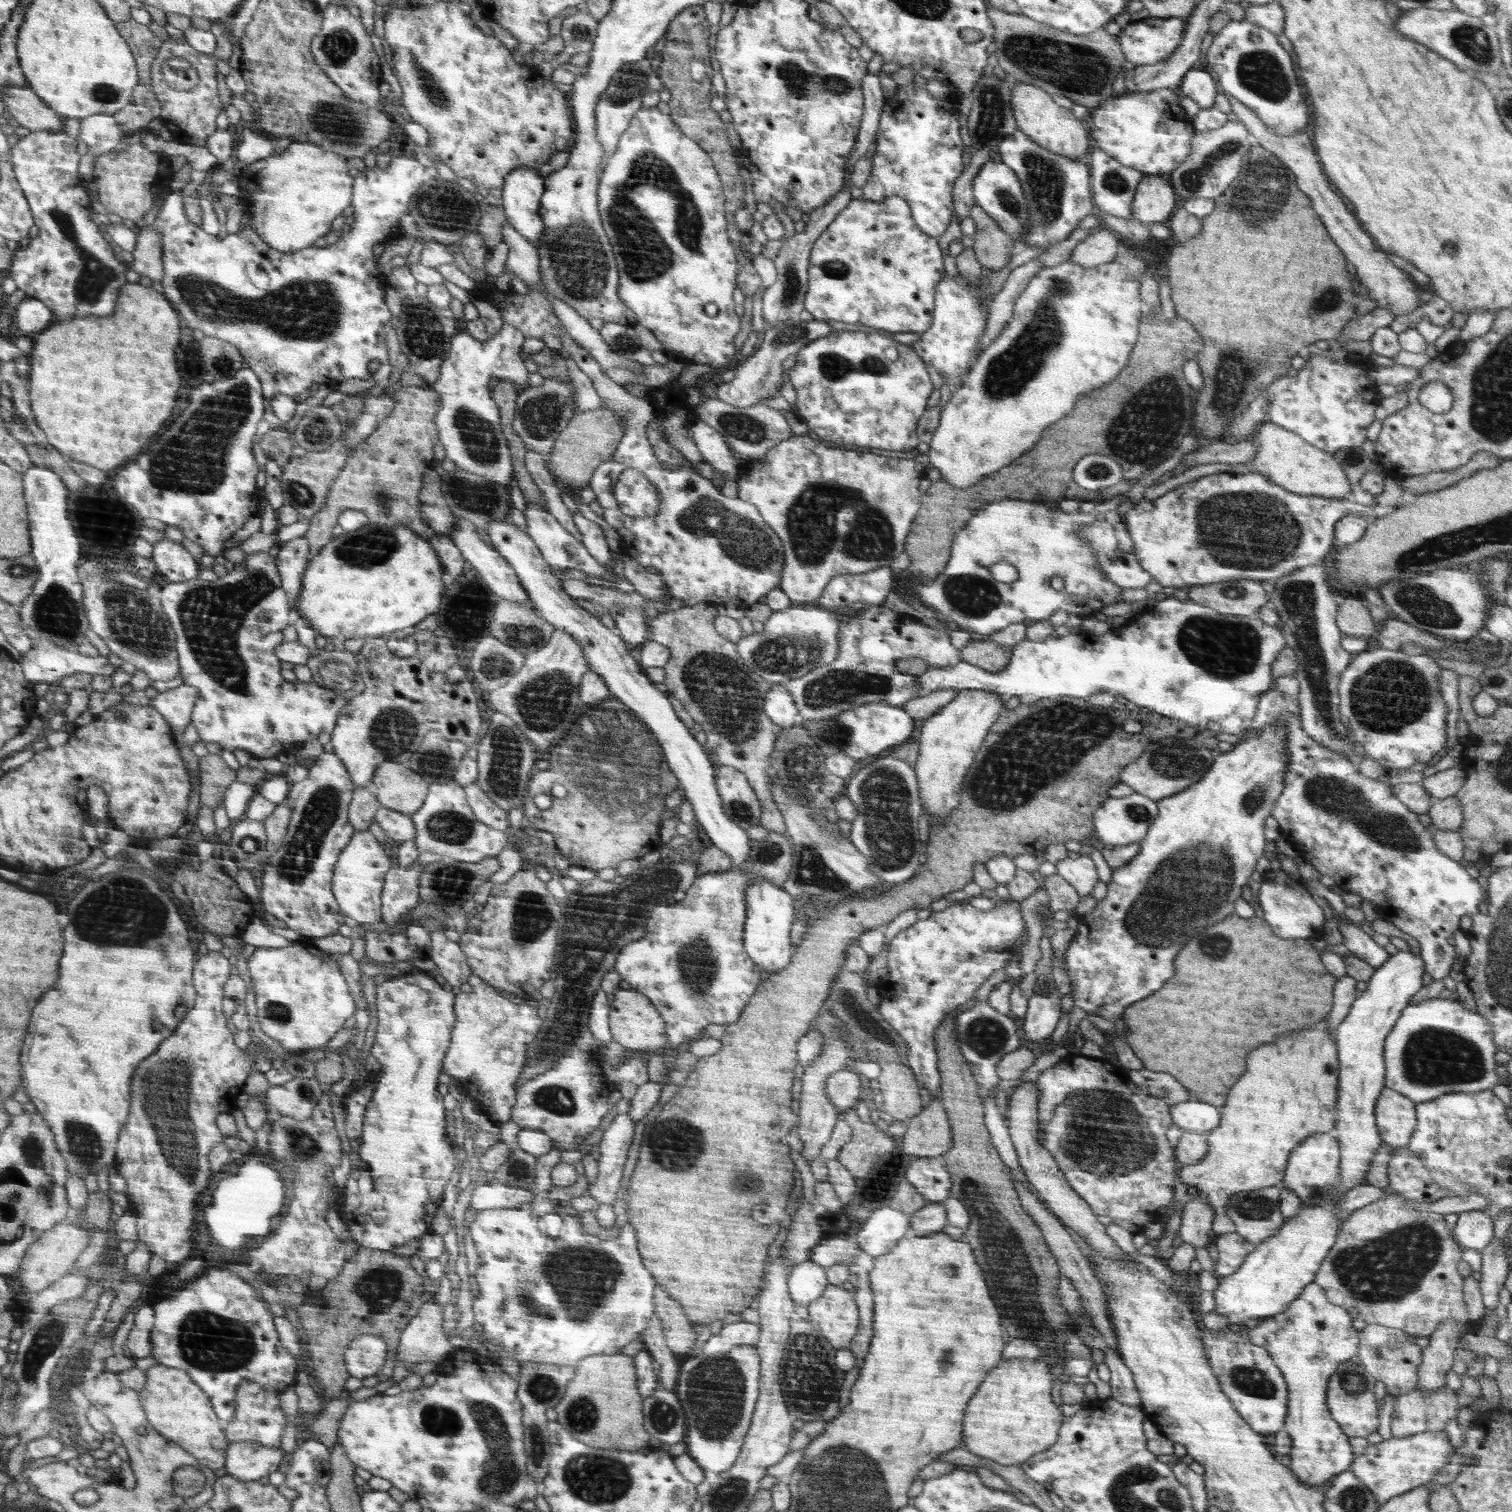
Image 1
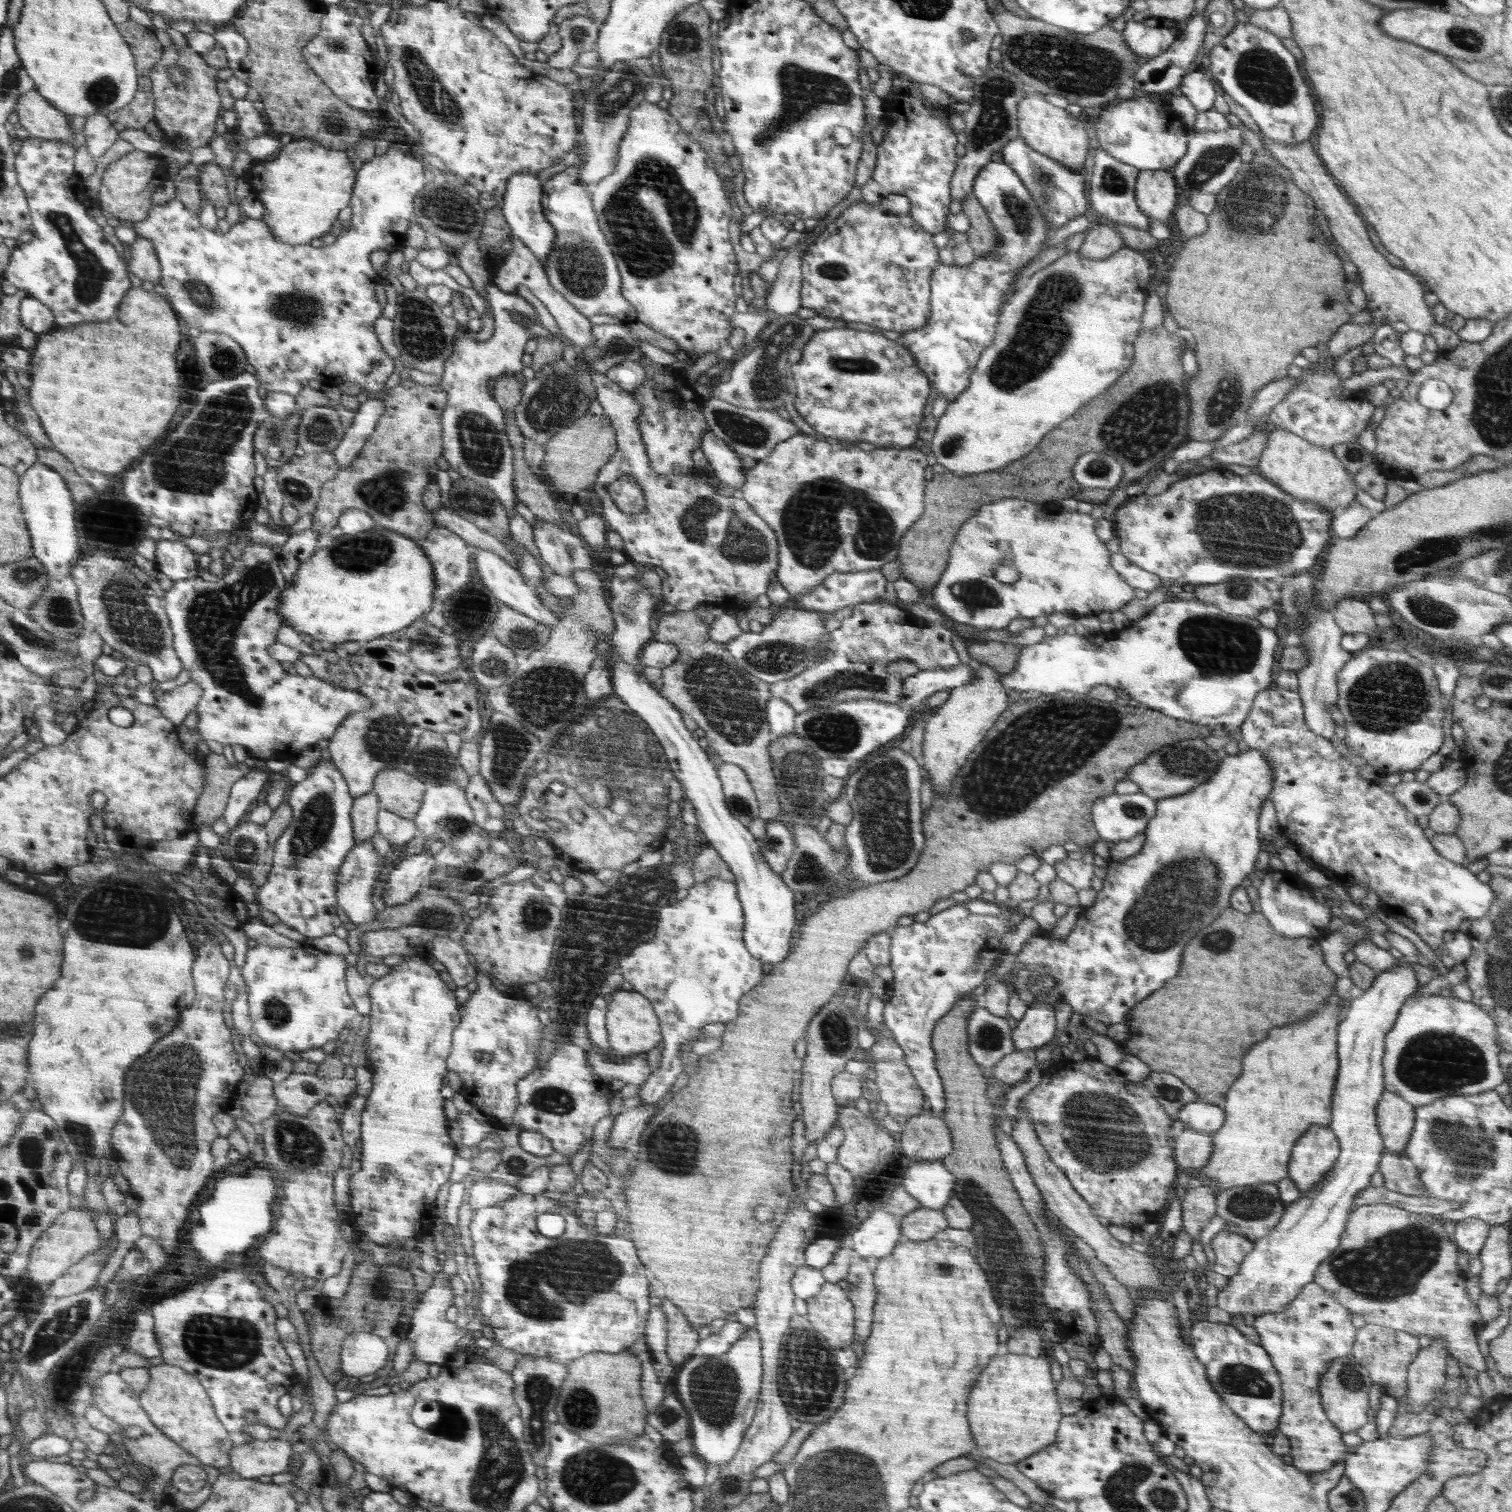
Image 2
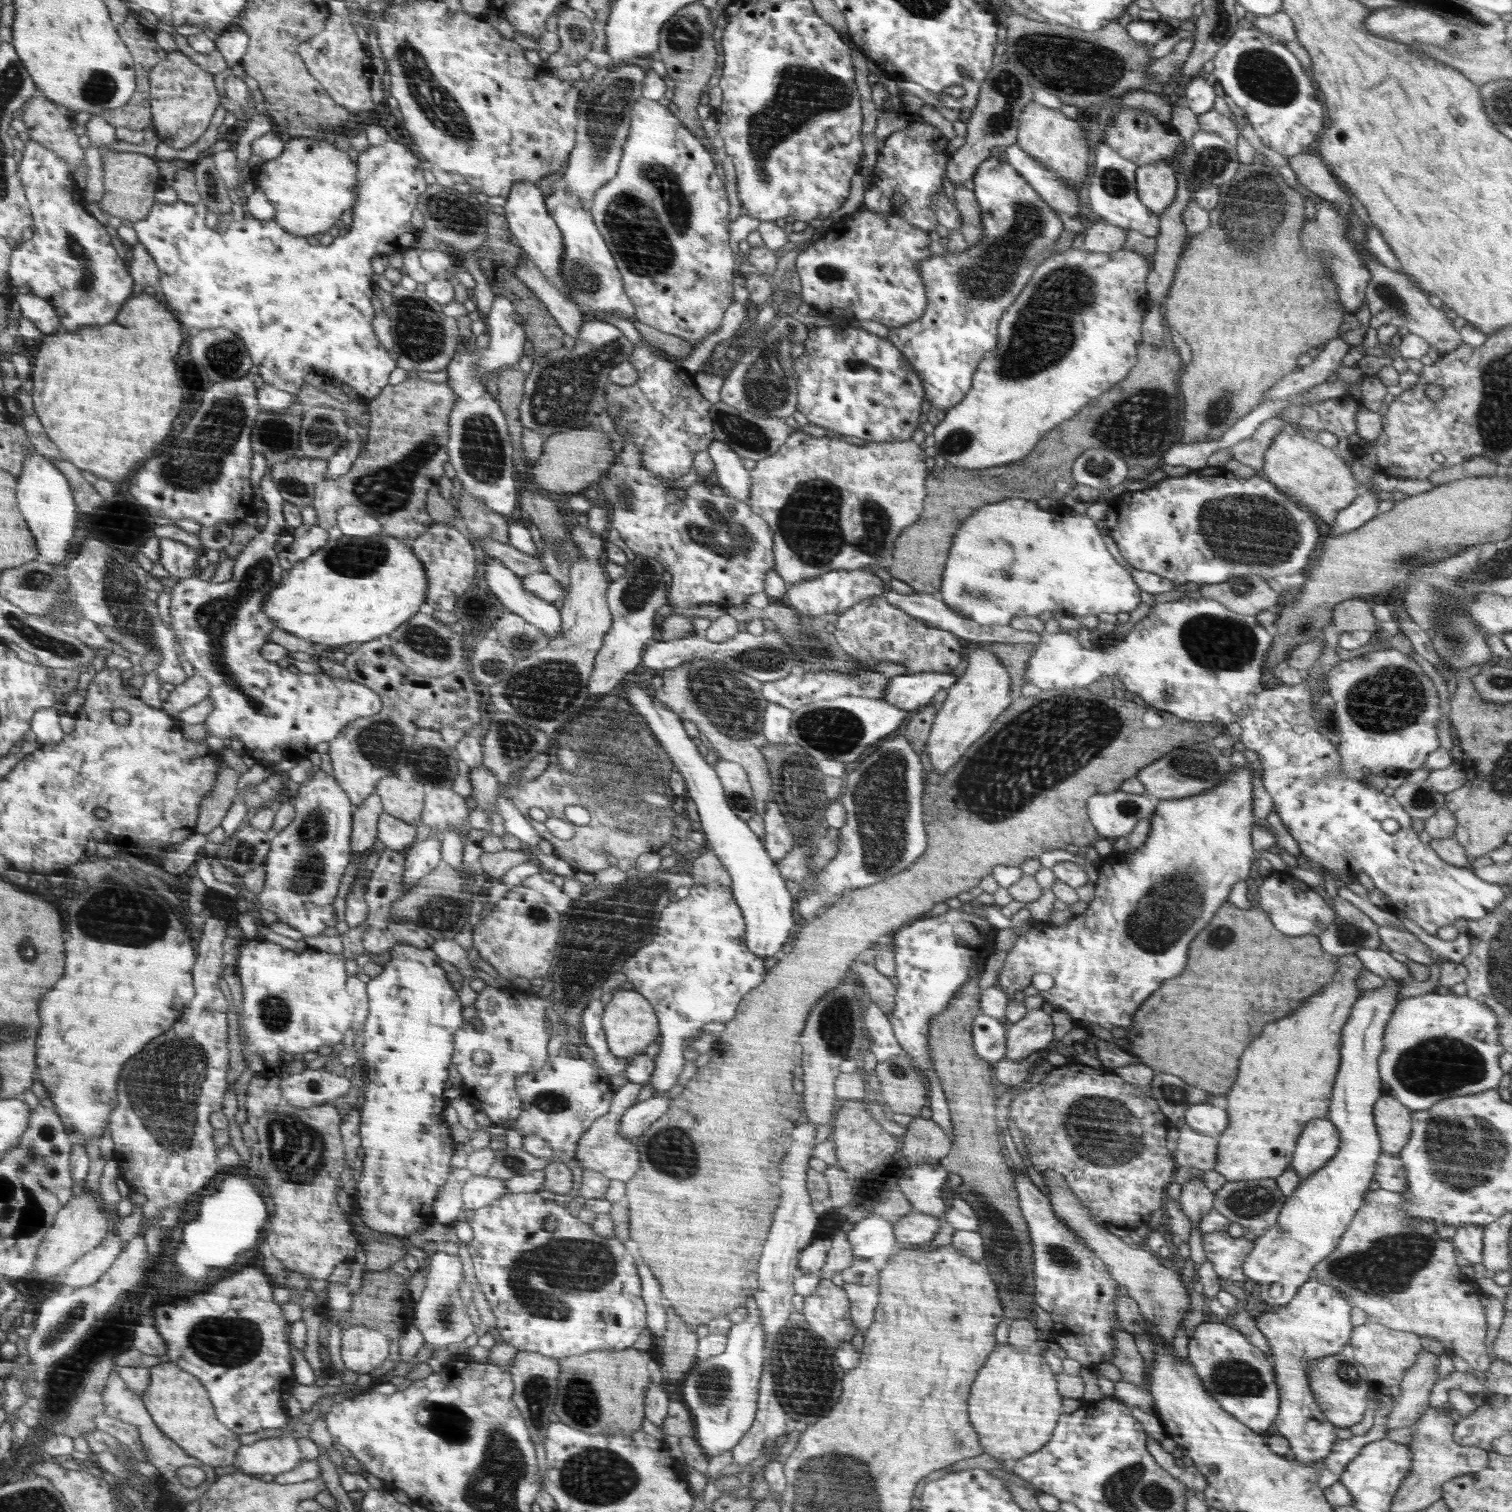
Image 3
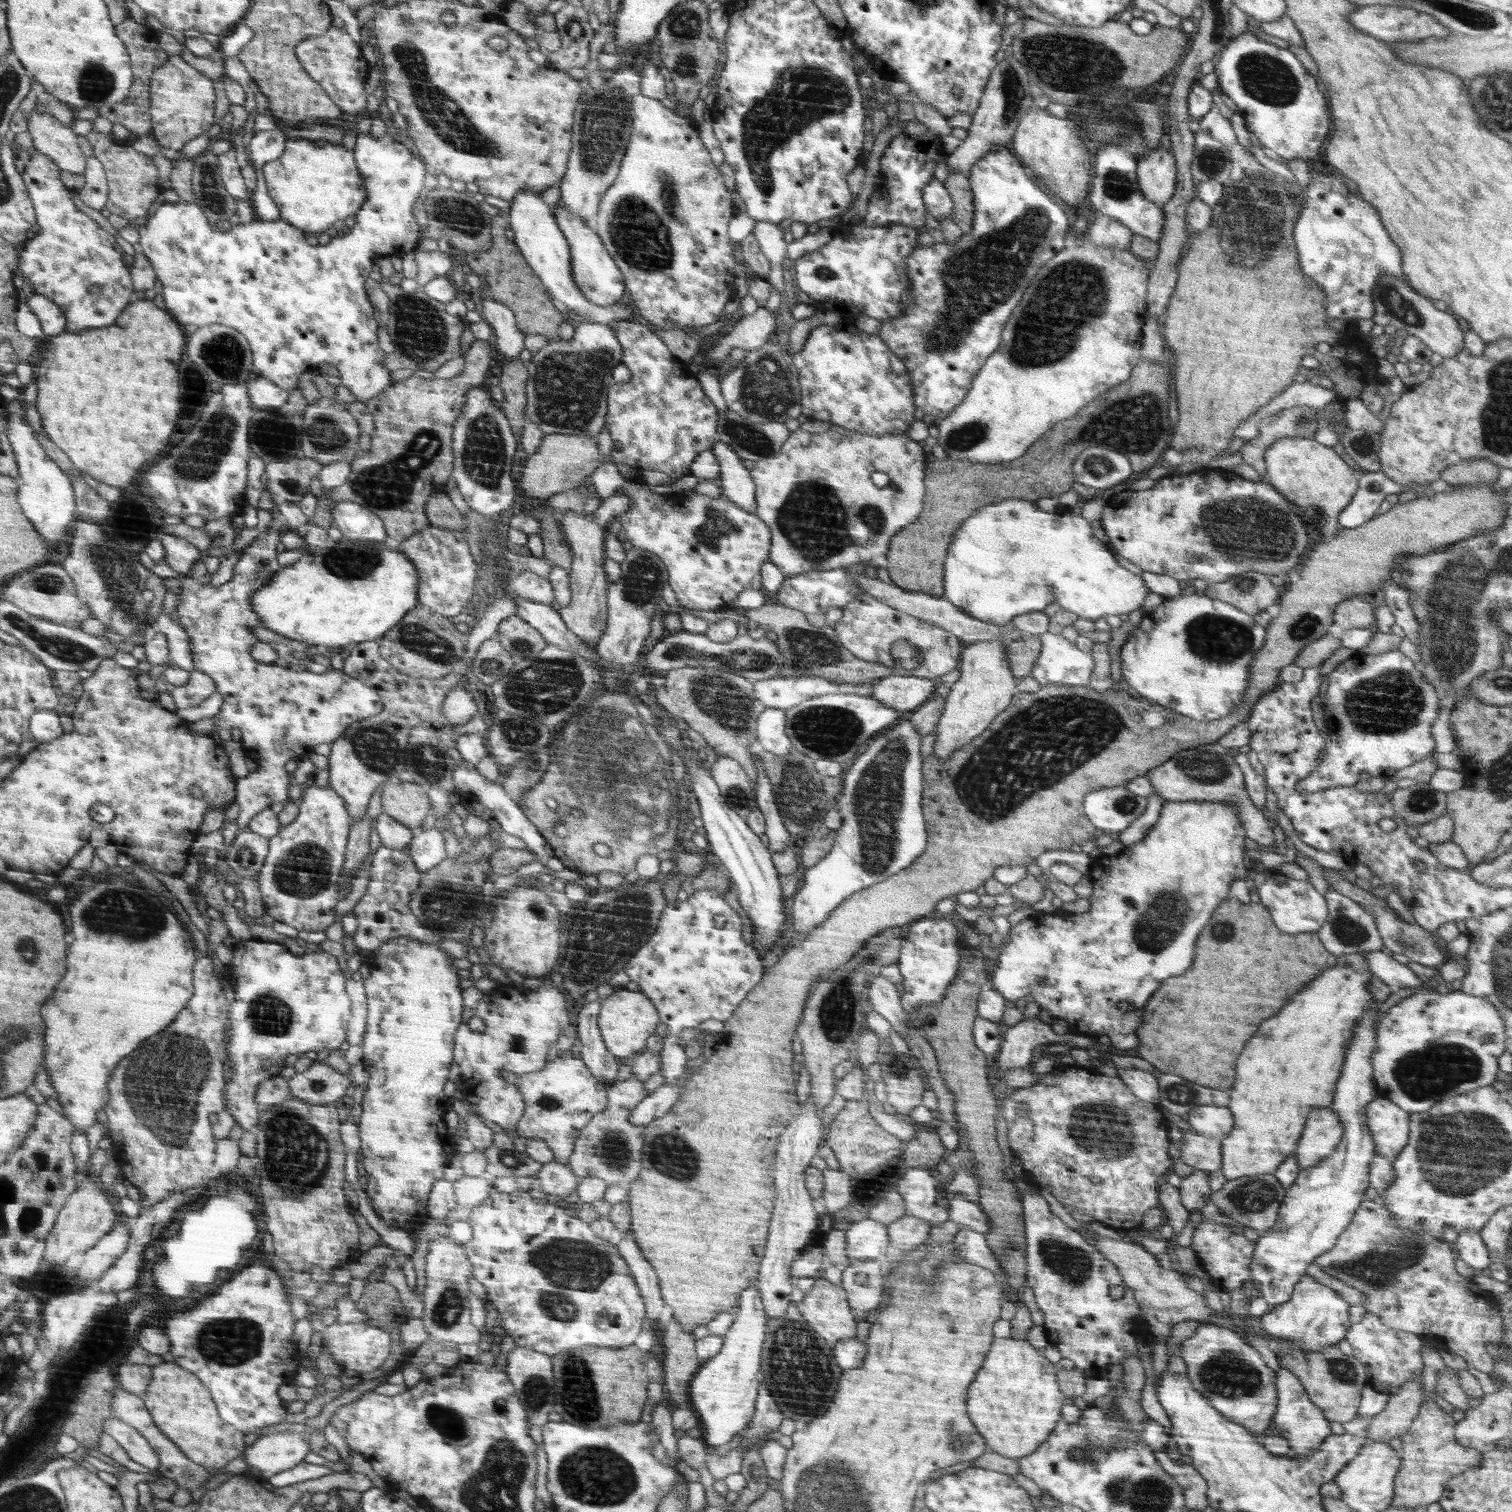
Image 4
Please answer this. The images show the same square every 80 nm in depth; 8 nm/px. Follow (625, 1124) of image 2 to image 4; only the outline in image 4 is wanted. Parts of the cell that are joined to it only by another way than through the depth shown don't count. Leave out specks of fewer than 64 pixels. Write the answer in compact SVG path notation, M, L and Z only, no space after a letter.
M666 1082L658 1087L634 1108L630 1116L631 1123L635 1126L646 1126L653 1120L660 1119L675 1105L681 1090L674 1082Z

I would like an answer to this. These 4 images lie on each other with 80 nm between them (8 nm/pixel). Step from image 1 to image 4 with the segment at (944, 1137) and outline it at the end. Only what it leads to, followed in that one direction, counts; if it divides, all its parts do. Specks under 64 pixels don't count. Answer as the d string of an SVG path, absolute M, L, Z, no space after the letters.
M915 1128L916 1136L905 1144L904 1162L909 1168L934 1168L946 1158L945 1146L937 1131Z

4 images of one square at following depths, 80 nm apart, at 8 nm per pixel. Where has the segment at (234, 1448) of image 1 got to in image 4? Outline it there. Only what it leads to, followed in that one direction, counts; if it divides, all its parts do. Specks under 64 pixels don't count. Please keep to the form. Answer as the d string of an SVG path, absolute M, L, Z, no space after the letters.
M282 1432L260 1436L242 1453L248 1466L269 1476L294 1468L309 1452L301 1434Z

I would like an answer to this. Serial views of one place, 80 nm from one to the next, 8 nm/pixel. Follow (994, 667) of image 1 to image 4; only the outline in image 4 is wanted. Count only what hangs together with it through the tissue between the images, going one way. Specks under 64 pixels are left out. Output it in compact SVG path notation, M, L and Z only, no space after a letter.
M1025 635L1019 641L1006 644L1007 657L1010 660L1010 671L1018 681L1030 676L1036 659L1042 654L1042 641L1039 635Z

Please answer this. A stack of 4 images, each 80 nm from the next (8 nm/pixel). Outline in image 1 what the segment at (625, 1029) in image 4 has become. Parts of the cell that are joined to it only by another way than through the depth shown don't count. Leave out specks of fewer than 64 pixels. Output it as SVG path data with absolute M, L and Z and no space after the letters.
M636 989L615 990L611 1004L611 1030L614 1042L630 1050L658 1050L669 1044L667 1039L666 1022L660 1016L658 1009L651 999Z

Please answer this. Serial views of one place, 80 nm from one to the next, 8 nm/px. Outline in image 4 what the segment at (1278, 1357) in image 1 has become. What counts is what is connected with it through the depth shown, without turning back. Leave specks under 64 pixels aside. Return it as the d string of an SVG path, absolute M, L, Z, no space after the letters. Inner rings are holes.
M1306 1275L1294 1287L1290 1301L1275 1306L1255 1320L1267 1336L1293 1342L1298 1348L1306 1348L1306 1351L1318 1351L1318 1348L1328 1348L1345 1338L1351 1325L1348 1308L1349 1302L1344 1301L1338 1292ZM1280 1368L1277 1371L1275 1385L1278 1404L1273 1421L1276 1424L1276 1430L1288 1441L1289 1448L1292 1448L1297 1456L1315 1452L1325 1438L1332 1434L1330 1421L1325 1417L1324 1411L1310 1400L1303 1384L1291 1370Z

